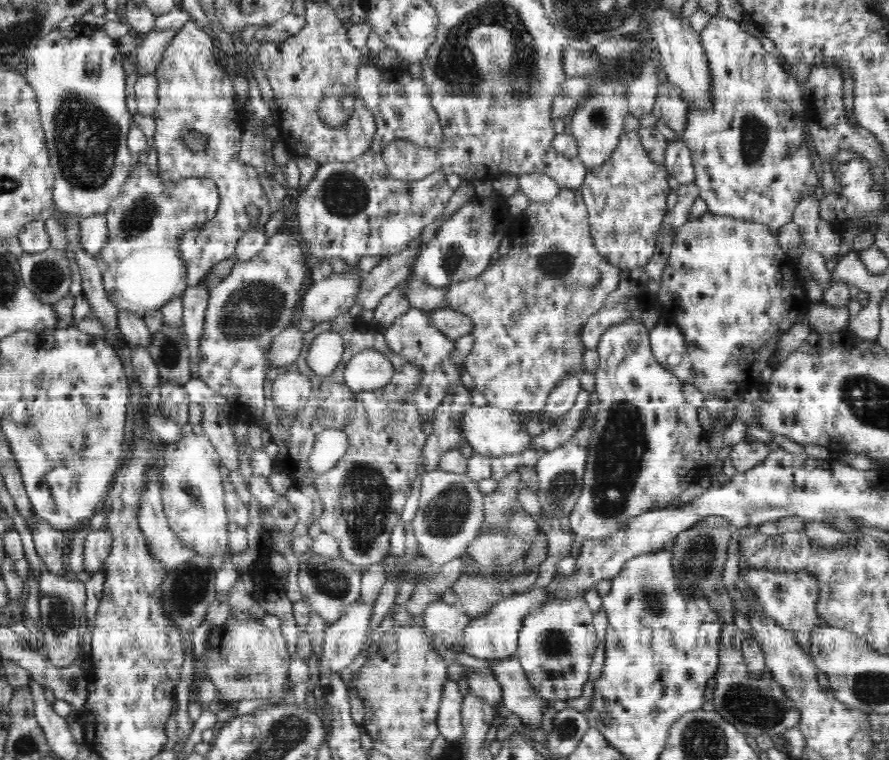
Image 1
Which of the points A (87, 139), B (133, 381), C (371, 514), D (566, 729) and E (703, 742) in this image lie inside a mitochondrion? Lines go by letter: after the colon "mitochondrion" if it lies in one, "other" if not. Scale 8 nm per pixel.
A: mitochondrion
B: other
C: mitochondrion
D: mitochondrion
E: mitochondrion

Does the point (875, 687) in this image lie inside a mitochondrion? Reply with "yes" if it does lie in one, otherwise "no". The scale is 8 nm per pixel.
yes

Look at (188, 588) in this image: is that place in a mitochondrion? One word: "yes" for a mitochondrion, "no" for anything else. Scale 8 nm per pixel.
yes

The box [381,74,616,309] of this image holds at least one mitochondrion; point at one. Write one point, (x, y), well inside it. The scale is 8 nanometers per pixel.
(554, 262)

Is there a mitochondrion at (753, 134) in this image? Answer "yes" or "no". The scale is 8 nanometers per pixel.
yes

